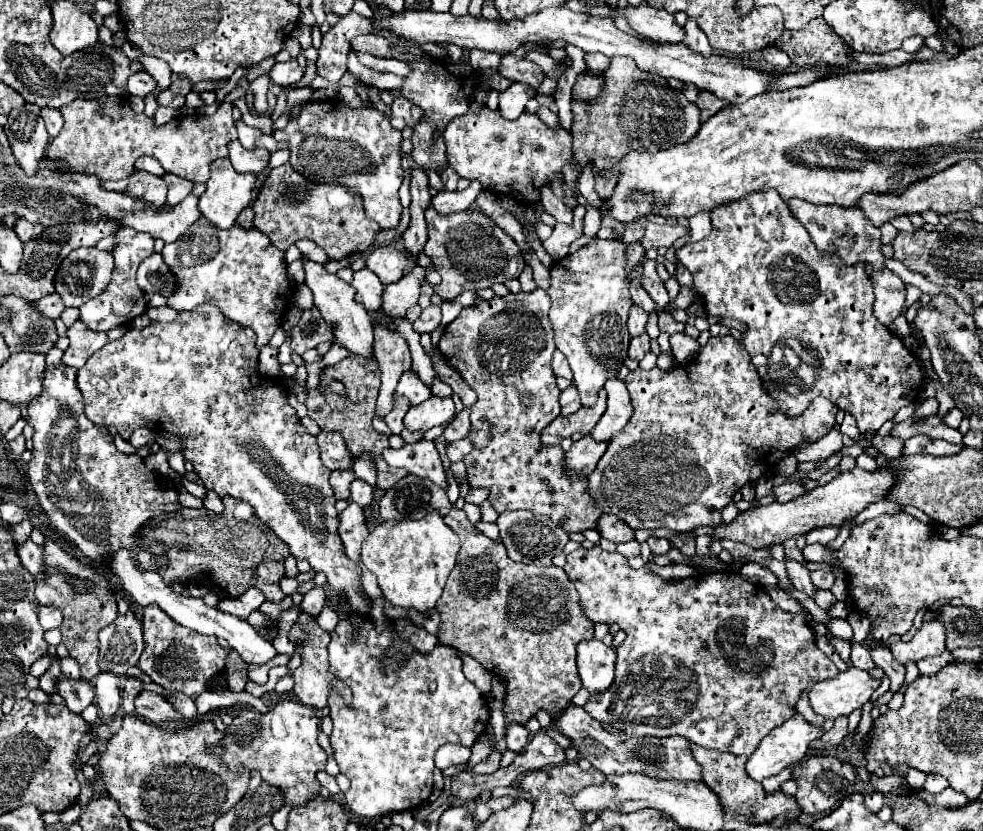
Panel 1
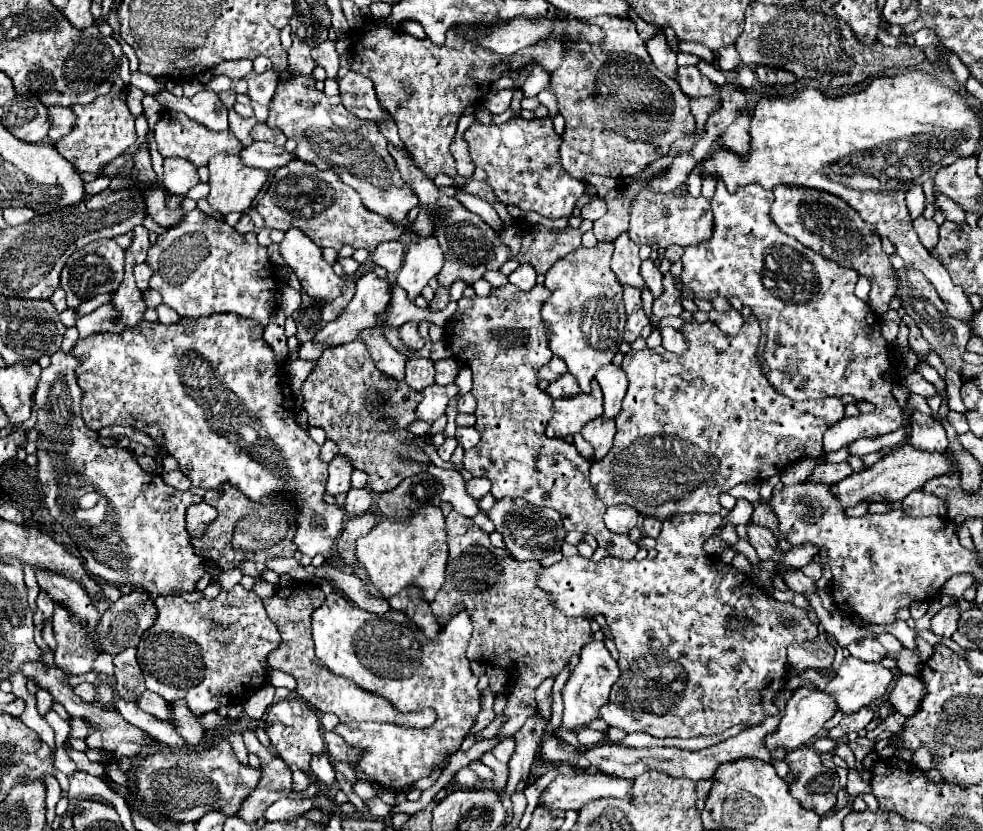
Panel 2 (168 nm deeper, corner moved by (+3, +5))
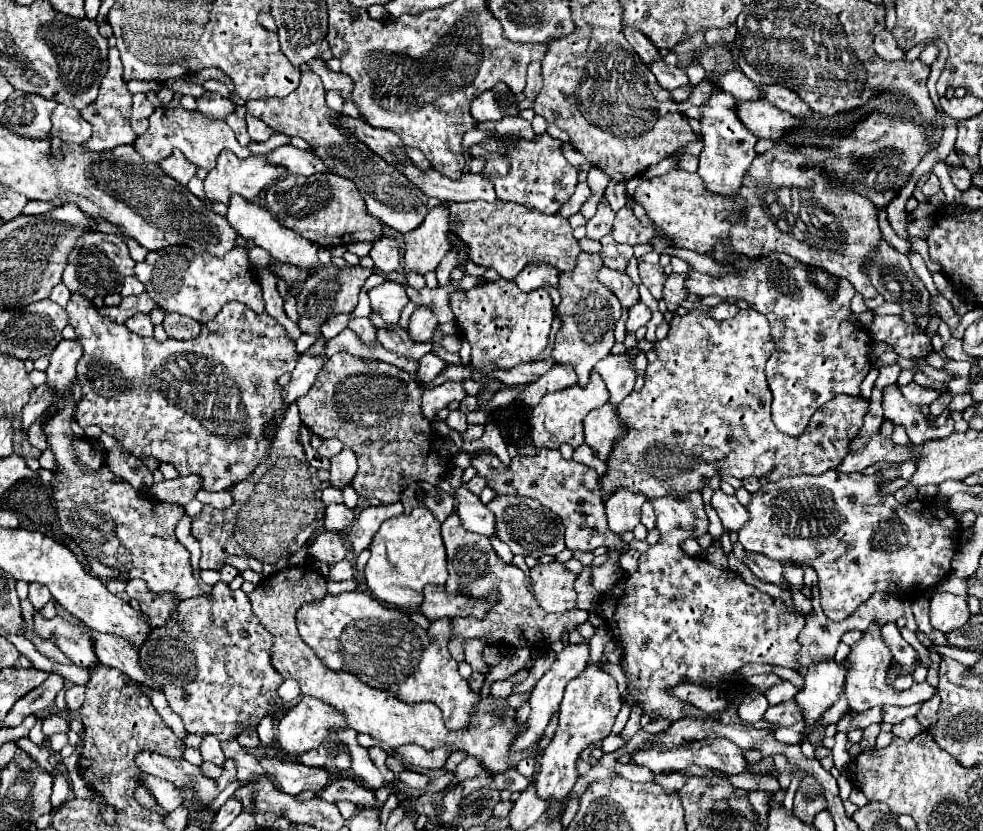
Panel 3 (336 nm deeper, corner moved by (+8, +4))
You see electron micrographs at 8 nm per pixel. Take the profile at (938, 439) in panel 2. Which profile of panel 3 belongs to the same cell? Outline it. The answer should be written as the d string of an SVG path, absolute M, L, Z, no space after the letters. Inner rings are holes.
M891 384L891 386L887 386L883 390L883 410L885 410L885 418L893 420L895 424L905 426L905 430L907 430L907 434L911 438L911 444L939 440L939 438L943 438L943 436L953 432L951 418L947 420L945 426L931 428L927 424L923 412L921 412L921 408L909 404L895 384Z

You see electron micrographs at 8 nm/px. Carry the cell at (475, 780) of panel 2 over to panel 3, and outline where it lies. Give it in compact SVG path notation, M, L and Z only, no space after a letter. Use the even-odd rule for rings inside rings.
M409 770L409 772L403 772L403 774L401 774L401 782L403 782L405 786L413 788L413 790L421 790L421 792L423 792L423 790L431 784L431 778L429 778L427 774Z

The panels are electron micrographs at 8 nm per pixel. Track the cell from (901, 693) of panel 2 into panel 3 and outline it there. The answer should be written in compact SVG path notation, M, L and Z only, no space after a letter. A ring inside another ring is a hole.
M933 694L933 698L929 698L929 700L921 702L921 708L919 708L919 712L917 712L917 720L919 720L925 728L929 728L929 726L935 722L939 702L941 702L939 694Z

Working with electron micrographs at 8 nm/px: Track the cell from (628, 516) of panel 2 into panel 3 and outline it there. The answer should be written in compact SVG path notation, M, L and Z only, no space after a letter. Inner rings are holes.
M617 490L611 498L605 500L605 512L609 528L617 534L633 530L641 522L641 506L647 498L631 490Z

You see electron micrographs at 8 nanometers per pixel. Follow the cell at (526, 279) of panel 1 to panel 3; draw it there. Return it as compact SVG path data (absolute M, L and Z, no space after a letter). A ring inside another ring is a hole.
M527 266L527 270L521 270L515 278L515 284L519 286L521 292L531 292L537 290L545 284L557 286L557 270L553 266Z

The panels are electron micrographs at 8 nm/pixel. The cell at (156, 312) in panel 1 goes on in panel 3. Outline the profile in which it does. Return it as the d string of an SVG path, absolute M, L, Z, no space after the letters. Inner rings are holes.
M175 312L165 314L163 328L165 328L167 336L175 338L175 340L187 340L187 338L193 338L195 334L199 334L199 324L193 318L175 314Z

